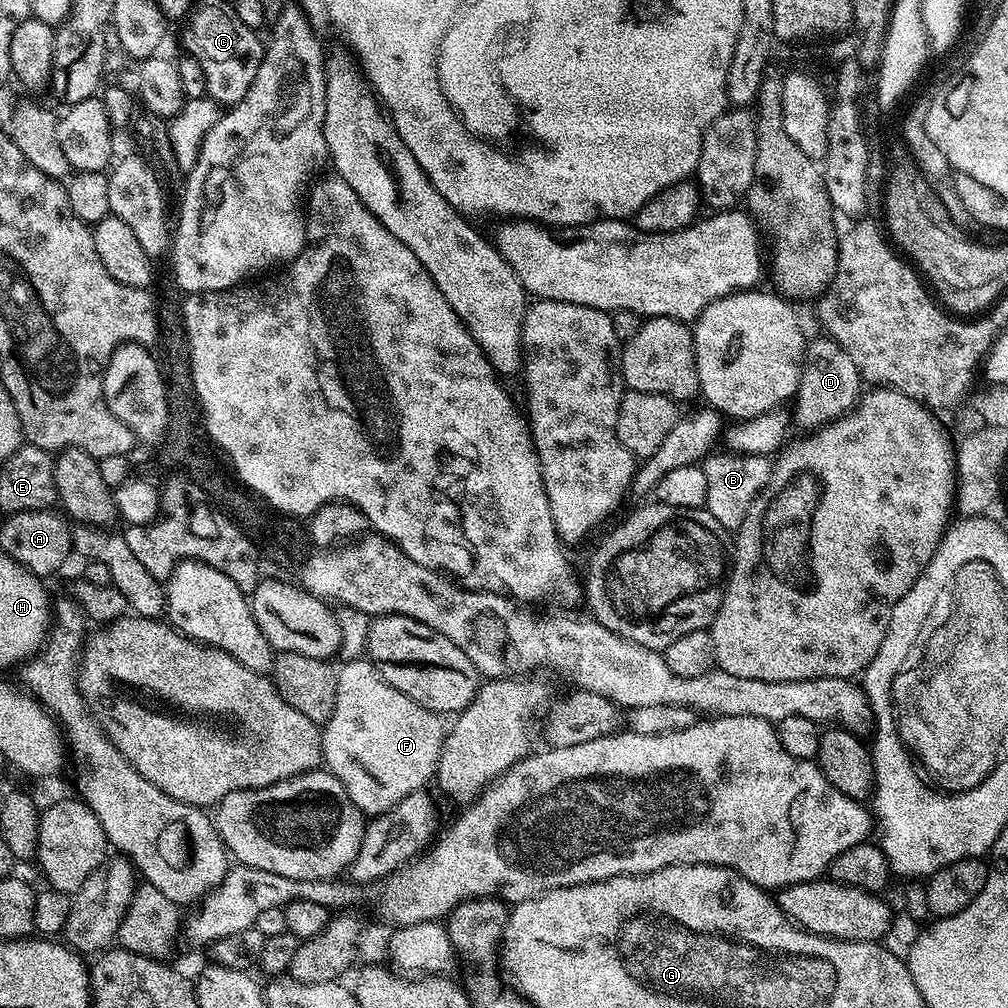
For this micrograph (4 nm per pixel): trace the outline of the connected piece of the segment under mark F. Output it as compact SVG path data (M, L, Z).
M348 660L344 665L339 665L334 714L330 714L322 728L320 751L323 767L338 778L338 782L342 782L350 802L354 802L359 812L368 818L381 816L402 802L402 798L427 789L428 783L433 783L446 735L445 725L440 725L440 720L437 713L418 706L414 698L406 698L402 690L394 690L394 686L382 678L379 667L371 660Z

